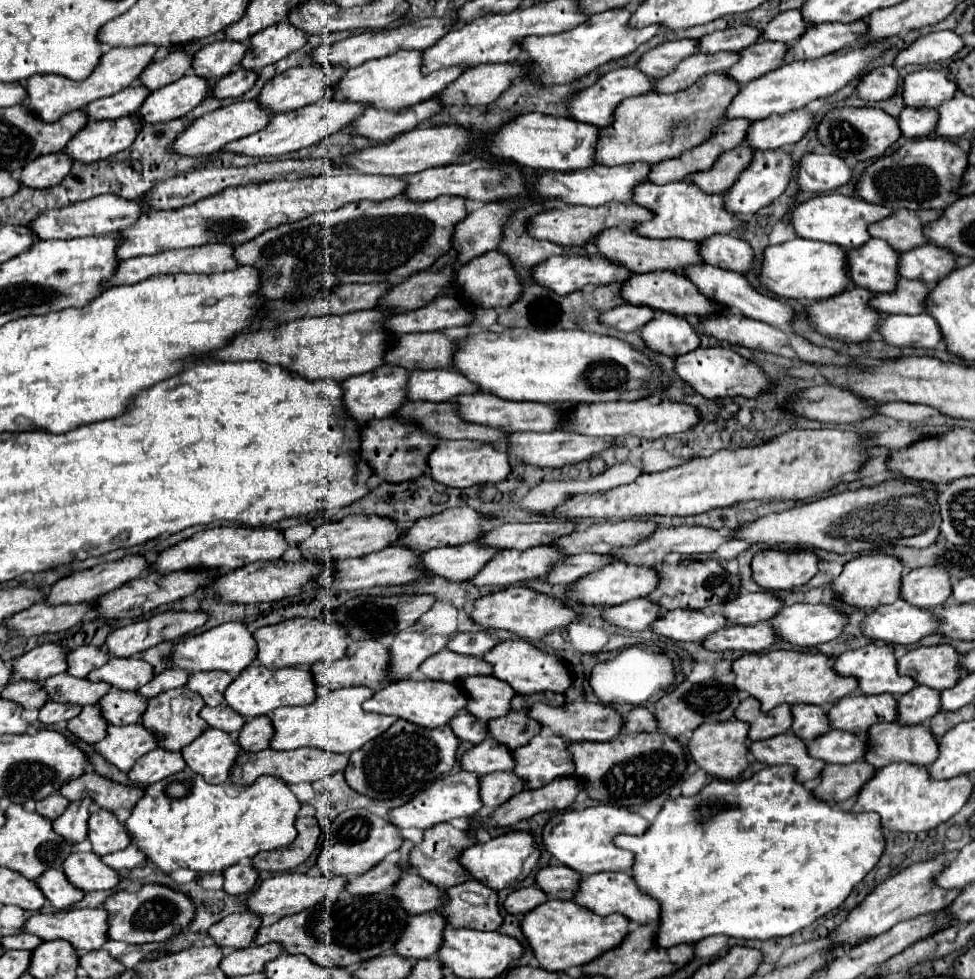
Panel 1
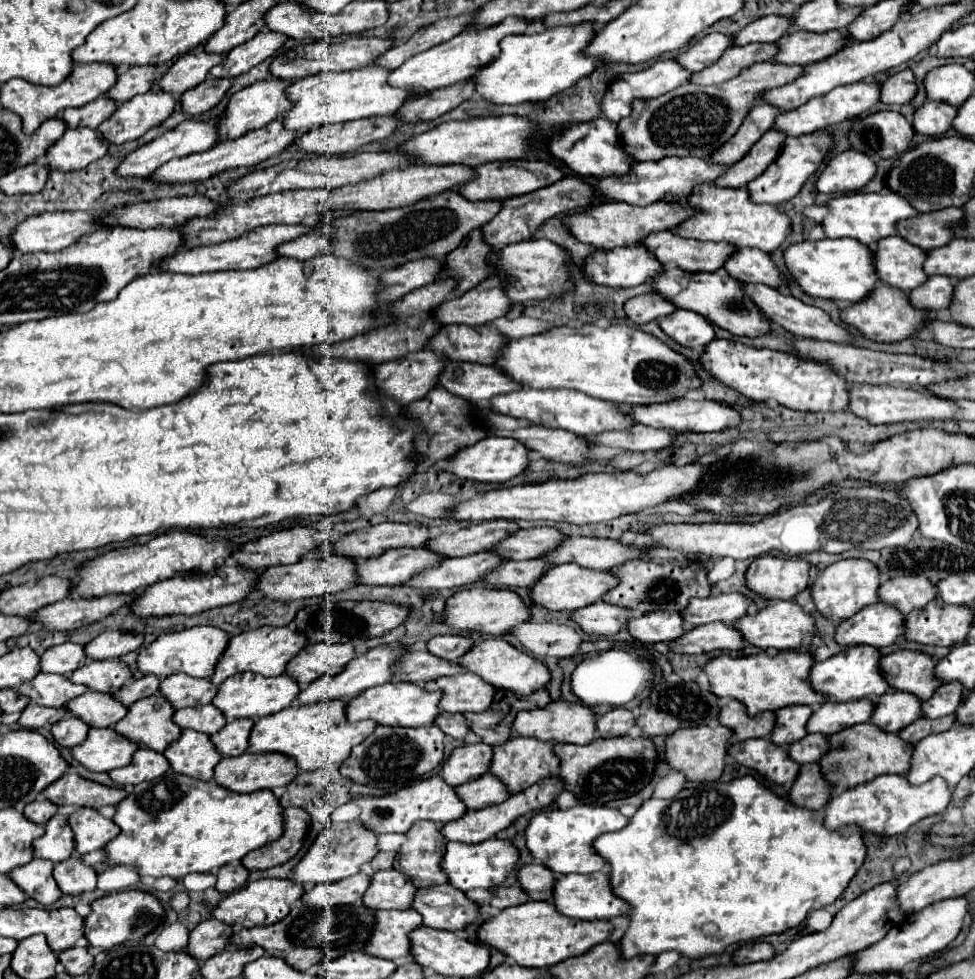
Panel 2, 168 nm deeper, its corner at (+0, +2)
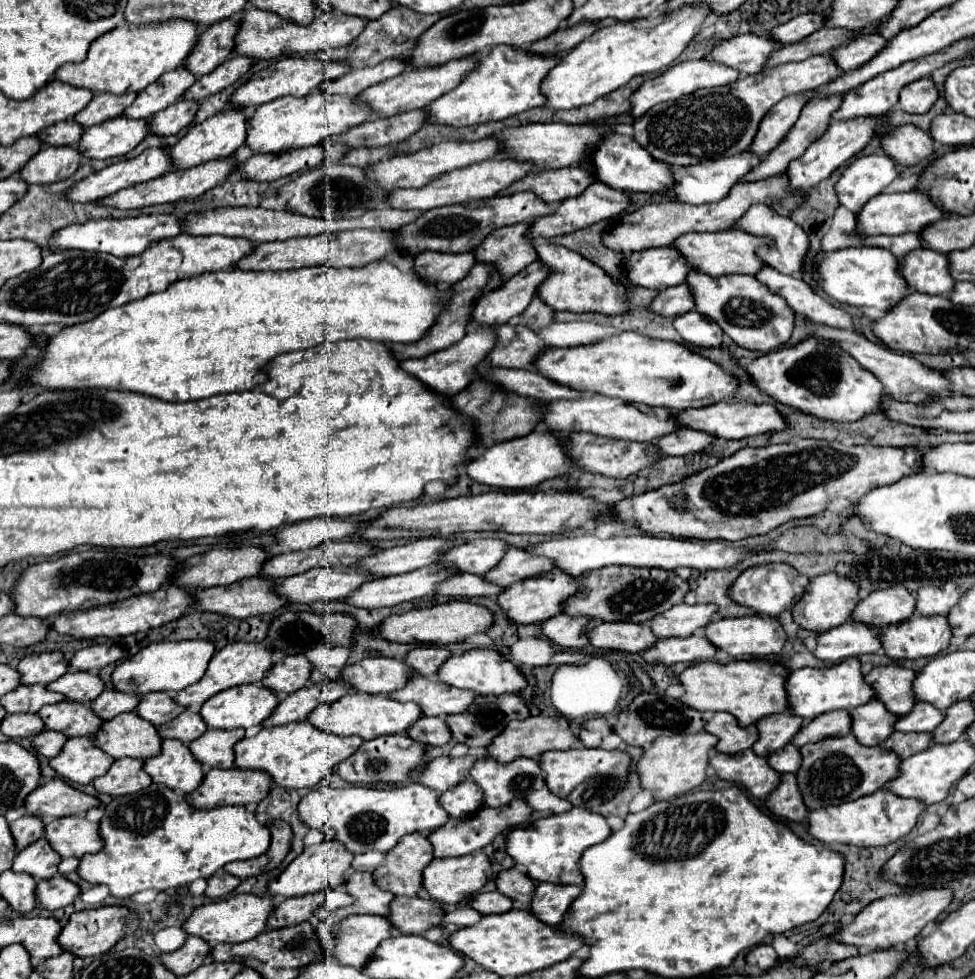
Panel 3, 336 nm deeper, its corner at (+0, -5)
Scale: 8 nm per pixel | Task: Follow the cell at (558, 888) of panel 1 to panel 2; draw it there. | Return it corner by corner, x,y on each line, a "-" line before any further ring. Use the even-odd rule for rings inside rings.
526,864
516,872
520,888
530,896
530,900
552,900
554,874
542,864

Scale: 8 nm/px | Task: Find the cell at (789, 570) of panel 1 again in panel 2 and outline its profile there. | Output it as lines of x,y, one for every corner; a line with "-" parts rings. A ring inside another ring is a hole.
760,556
746,570
746,586
766,600
792,600
798,592
808,588
810,564
802,558
774,558

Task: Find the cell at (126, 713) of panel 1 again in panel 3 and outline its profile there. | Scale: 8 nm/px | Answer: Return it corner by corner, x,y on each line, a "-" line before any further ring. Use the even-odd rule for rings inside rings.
62,701
58,705
48,705
38,713
46,723
46,729
62,731
66,733
66,737
94,735
104,723
90,707
76,701

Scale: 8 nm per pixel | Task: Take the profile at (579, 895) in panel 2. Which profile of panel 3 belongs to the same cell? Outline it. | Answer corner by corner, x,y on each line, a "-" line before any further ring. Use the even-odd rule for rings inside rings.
538,883
530,909
542,923
558,927
580,893
582,893
582,887
576,887
576,885

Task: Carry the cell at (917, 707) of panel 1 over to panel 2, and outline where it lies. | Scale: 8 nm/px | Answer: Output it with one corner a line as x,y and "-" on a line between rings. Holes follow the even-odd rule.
886,692
876,702
878,710
874,710
874,718
870,722
886,732
896,734
922,714
918,698
908,692

